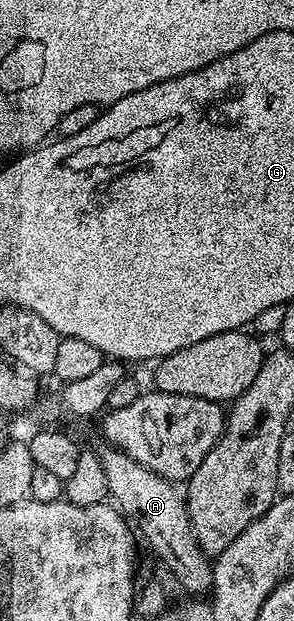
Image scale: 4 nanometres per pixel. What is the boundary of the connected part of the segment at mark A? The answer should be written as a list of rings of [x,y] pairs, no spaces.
[[[104,447],[99,450],[102,472],[106,477],[108,497],[114,502],[115,508],[124,514],[134,526],[135,532],[152,548],[152,553],[172,572],[172,577],[188,592],[188,595],[204,595],[212,587],[212,561],[207,553],[200,550],[200,545],[194,539],[194,533],[188,519],[188,506],[175,484],[166,480],[162,475],[150,471],[150,467],[142,467],[134,459],[130,459],[121,449]]]

